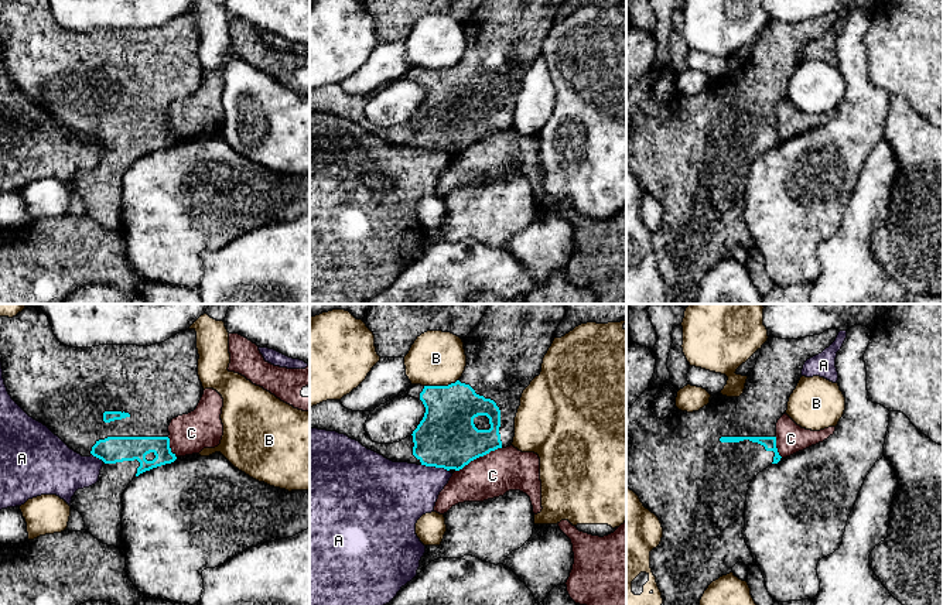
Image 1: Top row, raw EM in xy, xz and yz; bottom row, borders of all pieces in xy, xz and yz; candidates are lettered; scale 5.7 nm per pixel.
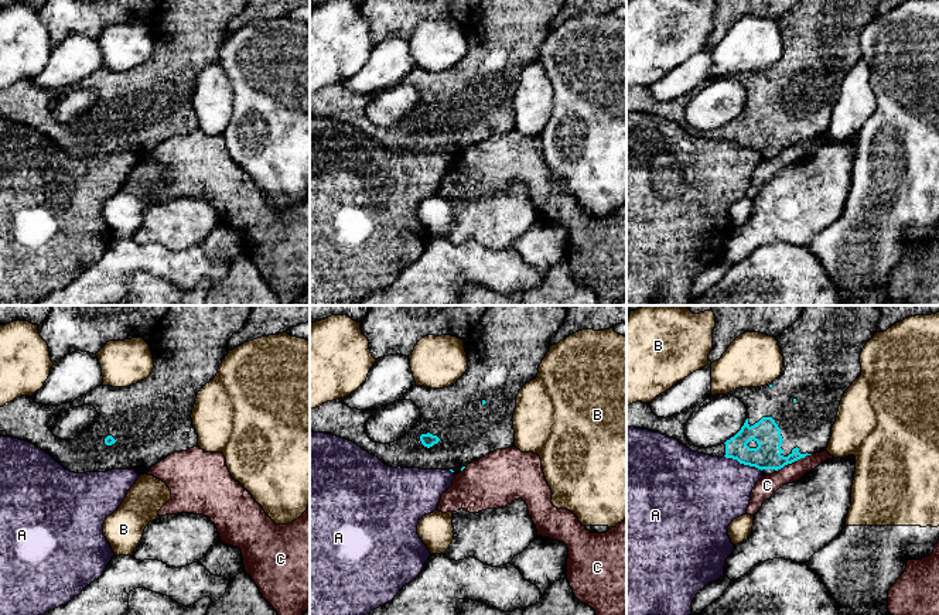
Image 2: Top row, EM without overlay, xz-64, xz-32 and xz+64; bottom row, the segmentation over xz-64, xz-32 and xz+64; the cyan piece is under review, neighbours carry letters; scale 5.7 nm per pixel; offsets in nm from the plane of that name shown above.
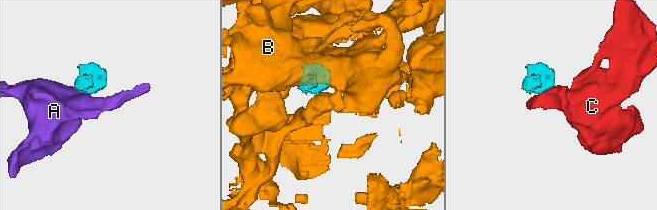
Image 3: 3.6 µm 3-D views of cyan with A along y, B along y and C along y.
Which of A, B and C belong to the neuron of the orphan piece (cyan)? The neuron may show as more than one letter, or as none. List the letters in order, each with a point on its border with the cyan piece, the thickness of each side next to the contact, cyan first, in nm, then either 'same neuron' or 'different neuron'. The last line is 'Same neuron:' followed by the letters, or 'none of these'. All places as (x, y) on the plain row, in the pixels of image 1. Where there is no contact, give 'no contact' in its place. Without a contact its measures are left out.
A: contact xz (436, 150); calibres 340 and 340 nm; different neuron
B: contact xz (440, 69); calibres 300 and 320 nm; different neuron
C: contact xz (478, 140); calibres 340 and 240 nm; different neuron
Same neuron: none of these

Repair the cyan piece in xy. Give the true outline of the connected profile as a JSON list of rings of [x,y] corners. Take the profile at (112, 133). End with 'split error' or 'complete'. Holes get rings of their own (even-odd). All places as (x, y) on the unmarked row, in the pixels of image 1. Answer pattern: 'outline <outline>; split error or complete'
outline [[[0,0],[0,45],[11,82],[71,133],[82,140],[93,139],[103,144],[99,164],[89,171],[78,172],[71,184],[71,192],[83,201],[85,213],[100,226],[115,230],[122,228],[122,182],[127,168],[140,157],[178,141],[170,131],[168,109],[172,102],[194,95],[204,78],[198,42],[195,13],[187,13],[150,30],[71,31],[55,21],[48,0]]]; split error

